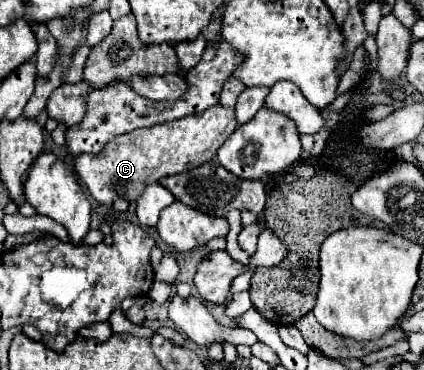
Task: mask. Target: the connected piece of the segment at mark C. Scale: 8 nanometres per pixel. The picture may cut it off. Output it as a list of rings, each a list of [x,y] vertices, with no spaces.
[[[214,105],[208,111],[200,113],[200,115],[188,115],[170,123],[162,123],[162,125],[152,125],[148,129],[134,129],[132,133],[124,133],[124,135],[116,135],[114,139],[110,139],[110,143],[104,145],[104,149],[96,155],[88,155],[82,153],[74,159],[74,171],[78,175],[78,179],[82,181],[82,185],[88,189],[88,193],[100,203],[100,205],[110,205],[116,199],[126,199],[128,203],[138,201],[142,191],[150,185],[150,183],[158,183],[162,177],[166,175],[176,175],[176,173],[184,173],[190,171],[194,167],[200,167],[202,163],[210,161],[216,151],[222,147],[222,143],[236,131],[238,123],[234,119],[234,109],[222,107],[222,105]]]

